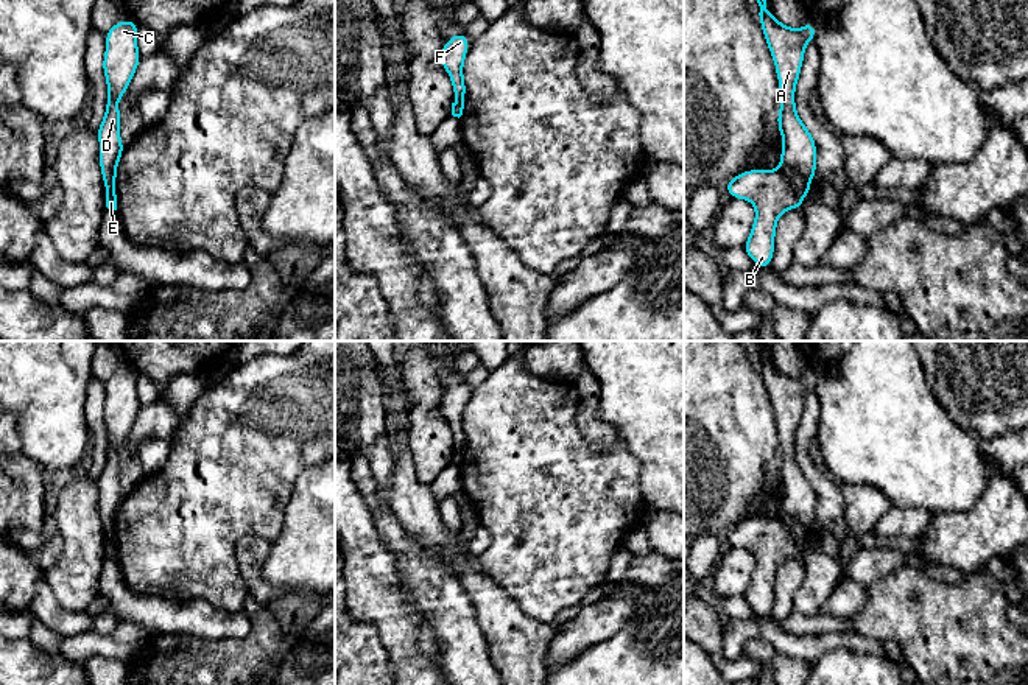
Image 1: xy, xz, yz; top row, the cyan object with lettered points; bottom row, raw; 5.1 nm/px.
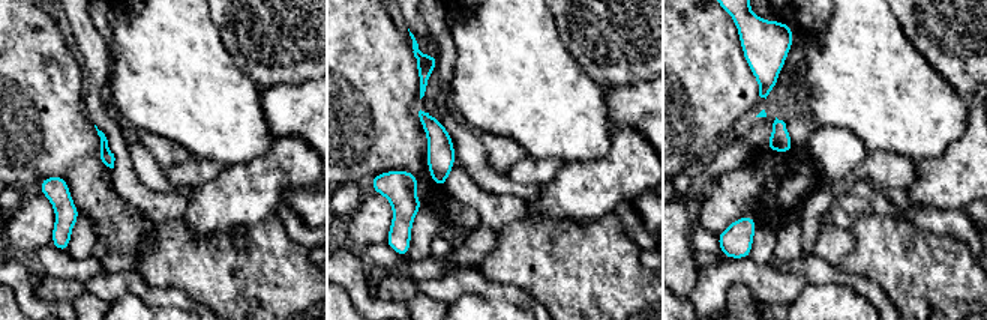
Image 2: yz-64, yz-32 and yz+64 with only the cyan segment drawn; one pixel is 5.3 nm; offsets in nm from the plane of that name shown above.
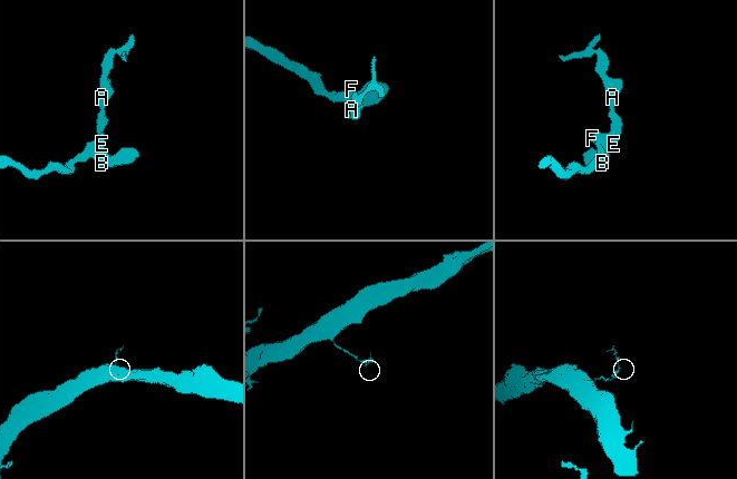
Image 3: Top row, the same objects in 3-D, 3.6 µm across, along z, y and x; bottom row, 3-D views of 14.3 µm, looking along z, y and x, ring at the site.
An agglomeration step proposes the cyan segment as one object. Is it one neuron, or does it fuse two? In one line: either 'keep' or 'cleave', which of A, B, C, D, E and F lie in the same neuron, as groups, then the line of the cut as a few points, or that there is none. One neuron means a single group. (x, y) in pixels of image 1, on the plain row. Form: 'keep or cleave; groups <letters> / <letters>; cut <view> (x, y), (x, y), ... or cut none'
cleave; groups A C D / B E F; cut yz (781, 517), (801, 547)

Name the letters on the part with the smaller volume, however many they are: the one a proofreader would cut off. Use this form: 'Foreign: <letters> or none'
Foreign: A, C, D

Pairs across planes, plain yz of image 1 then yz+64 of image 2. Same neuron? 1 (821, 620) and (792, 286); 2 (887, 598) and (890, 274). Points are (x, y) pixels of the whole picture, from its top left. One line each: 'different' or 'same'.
1: different
2: same

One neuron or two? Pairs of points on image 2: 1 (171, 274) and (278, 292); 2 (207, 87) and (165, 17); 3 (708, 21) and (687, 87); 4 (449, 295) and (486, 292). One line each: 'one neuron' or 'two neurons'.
1: one neuron
2: one neuron
3: one neuron
4: one neuron

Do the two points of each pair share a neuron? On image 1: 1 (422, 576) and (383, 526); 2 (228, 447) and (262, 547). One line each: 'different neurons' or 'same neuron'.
1: same neuron
2: different neurons

